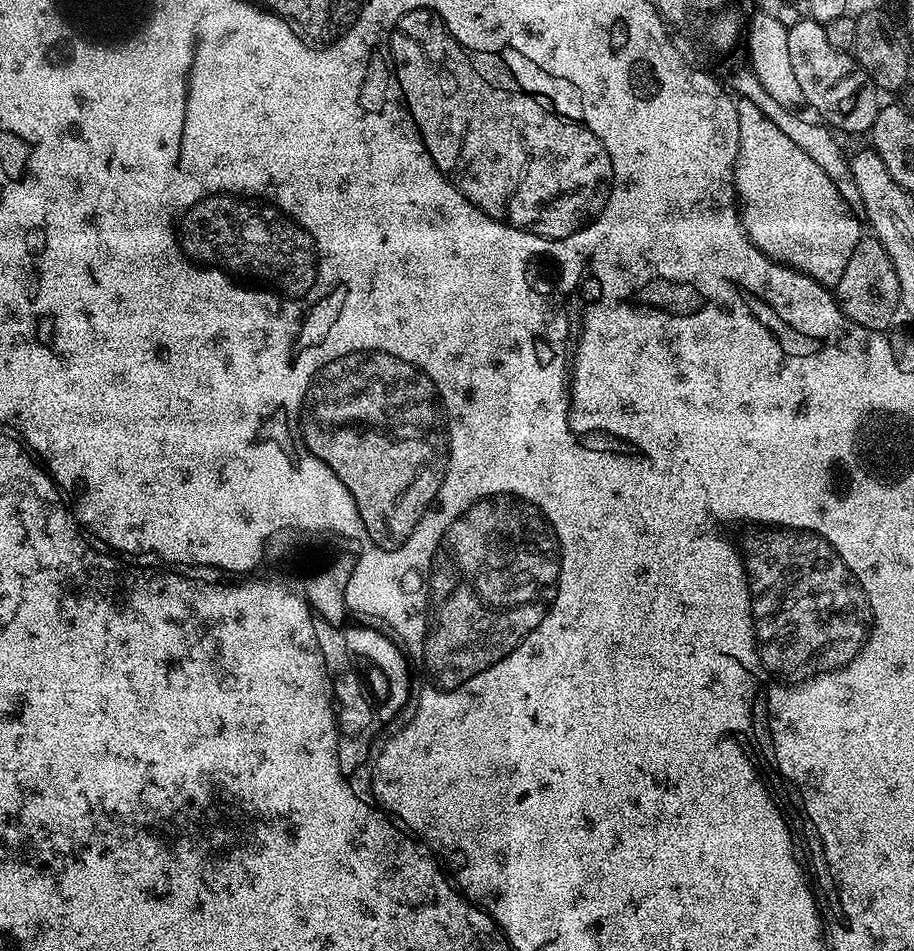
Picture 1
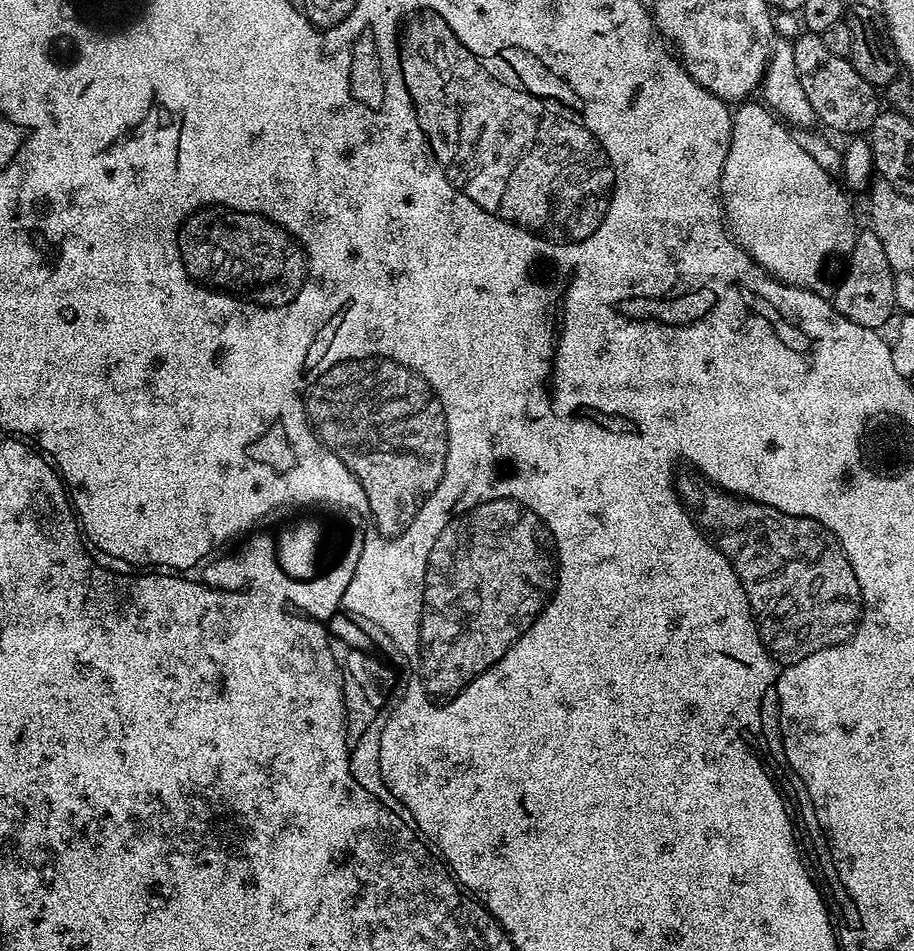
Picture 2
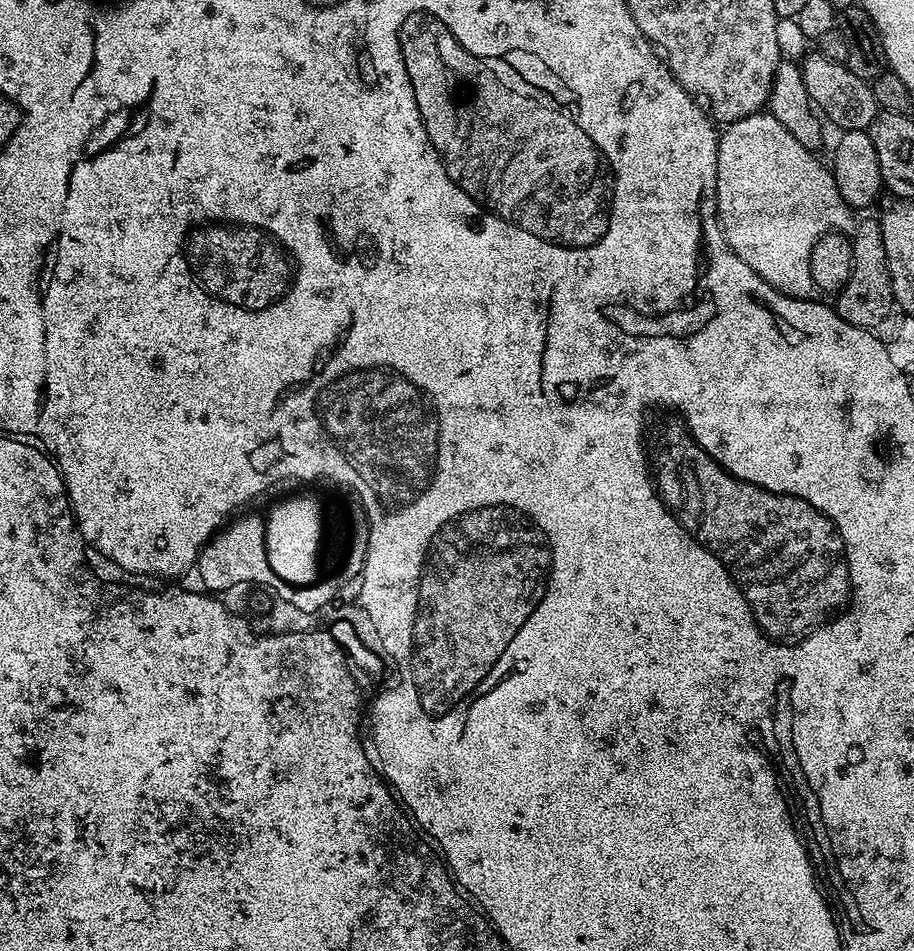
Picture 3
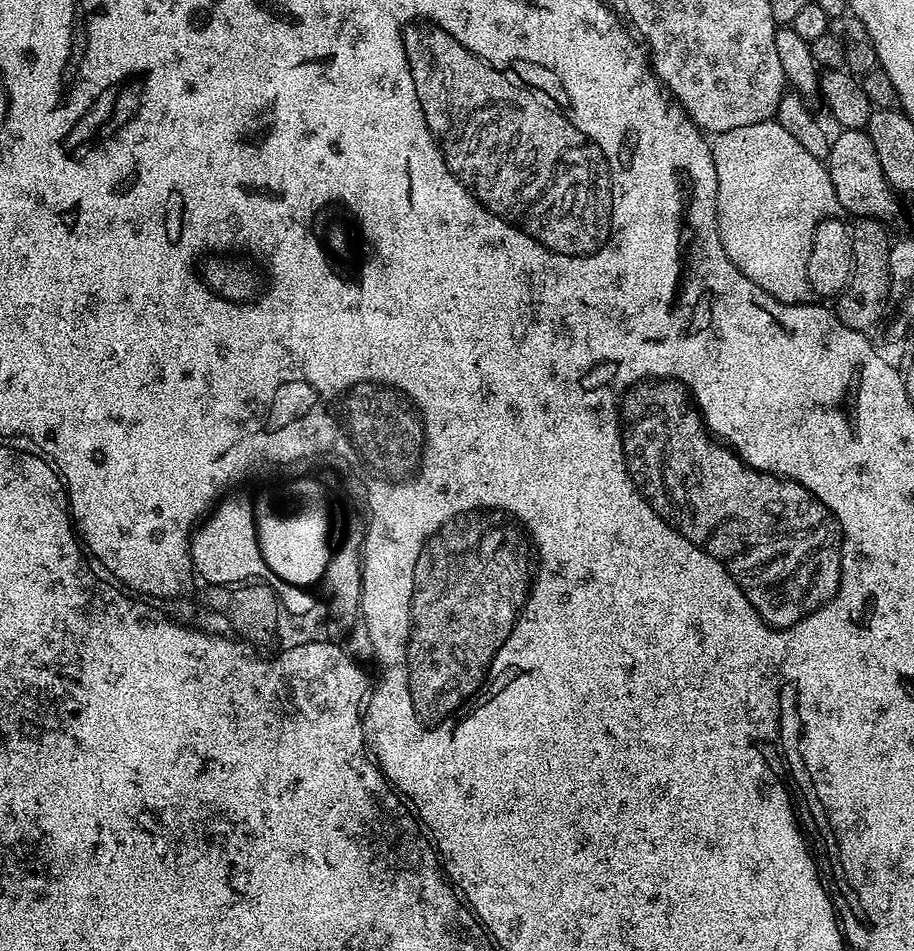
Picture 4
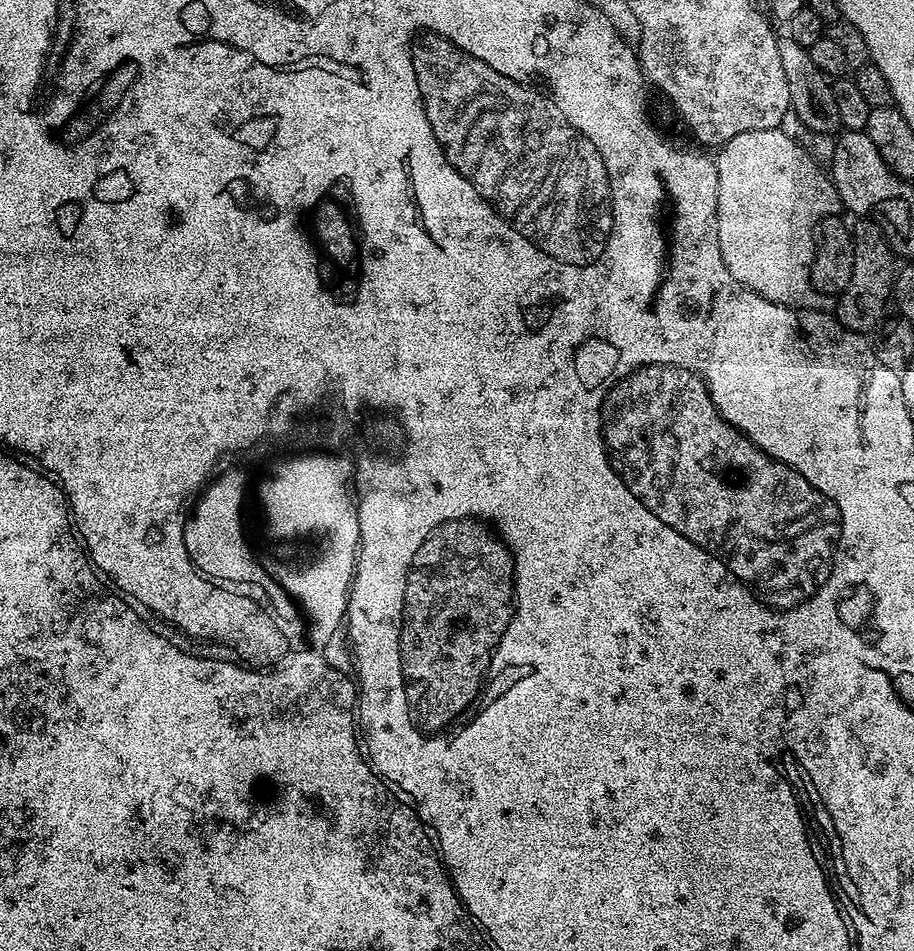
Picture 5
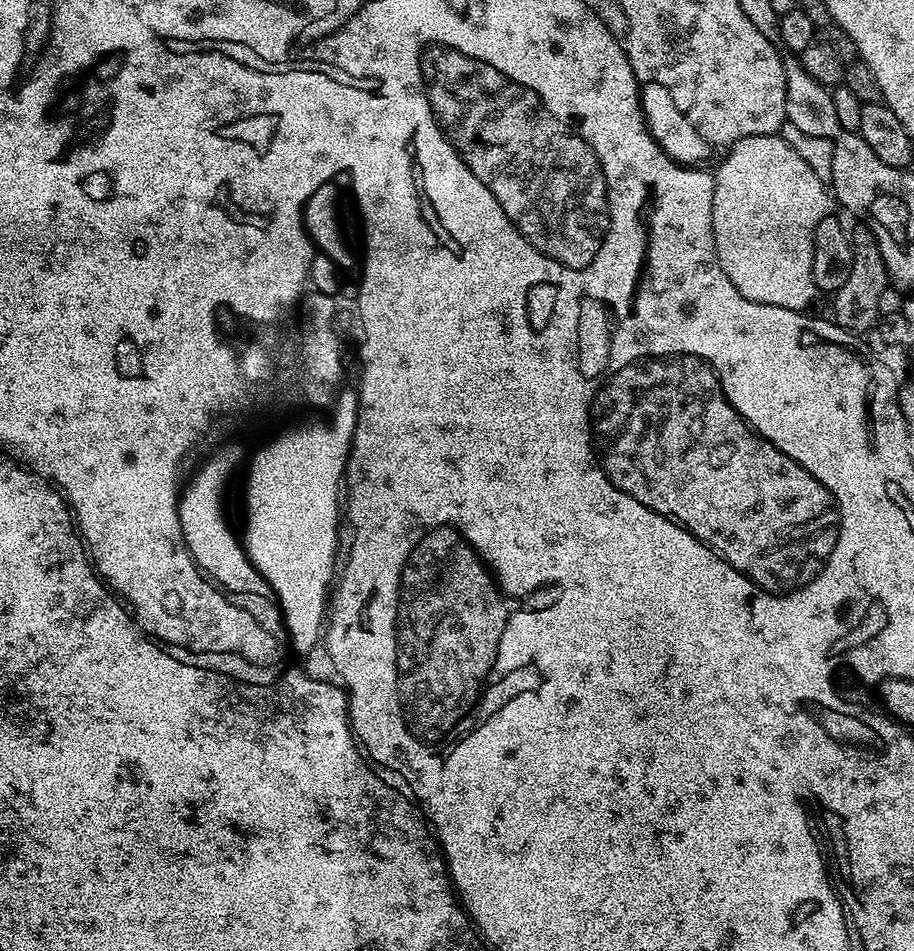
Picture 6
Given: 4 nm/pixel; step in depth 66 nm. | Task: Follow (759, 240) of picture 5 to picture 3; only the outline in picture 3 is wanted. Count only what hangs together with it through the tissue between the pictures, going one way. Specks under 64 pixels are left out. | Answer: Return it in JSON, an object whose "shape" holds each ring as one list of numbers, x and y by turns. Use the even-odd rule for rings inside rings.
{"shape":[[768,110,736,120,727,125,719,137,716,214,730,250,734,250,758,278,782,294,796,300,813,299,817,289,810,274,810,258,815,244,828,233,851,234,858,223,857,213,839,194,833,169,827,163,824,165,815,151,802,146]]}

